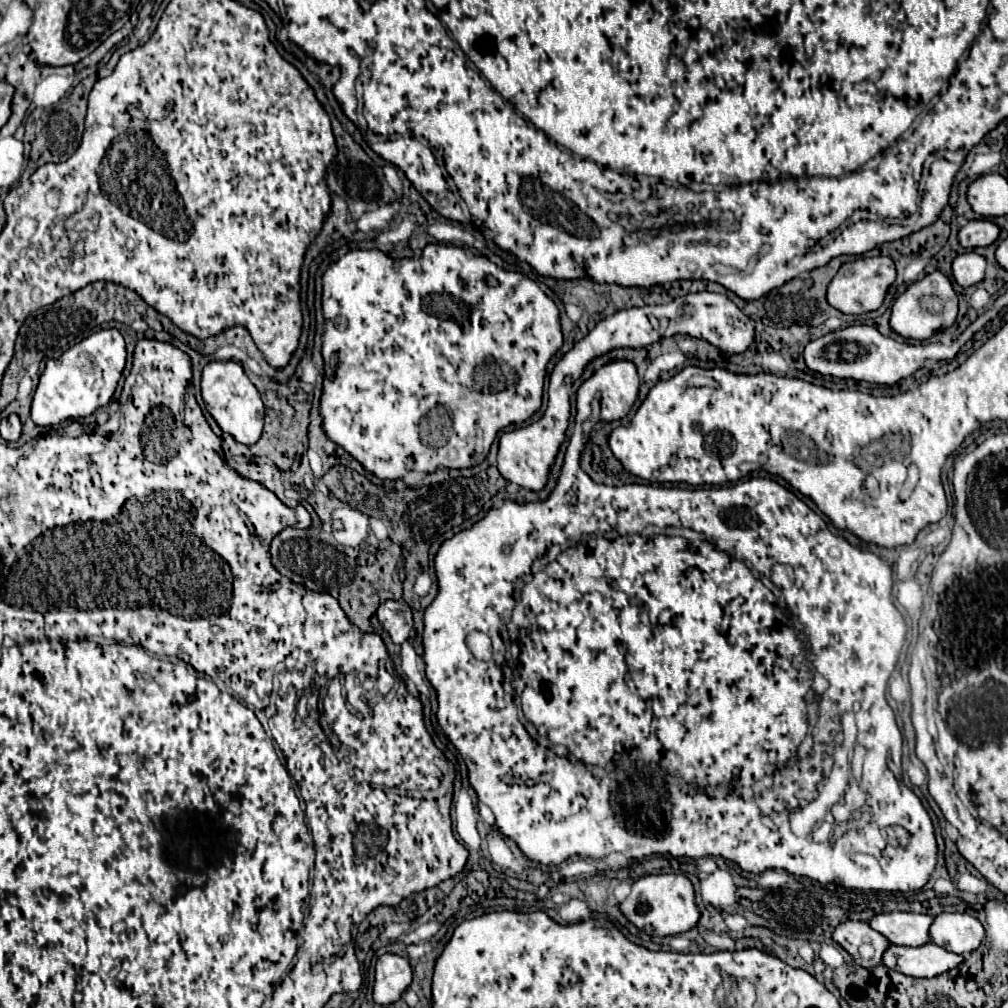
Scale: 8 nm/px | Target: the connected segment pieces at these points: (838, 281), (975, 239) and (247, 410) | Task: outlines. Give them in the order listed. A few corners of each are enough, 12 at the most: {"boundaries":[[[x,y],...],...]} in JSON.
{"boundaries":[[[888,256],[842,264],[828,302],[844,314],[882,306],[896,280]],[[970,220],[960,228],[964,248],[990,246],[1000,228],[990,220]],[[232,360],[202,370],[206,410],[240,444],[258,442],[264,404]]]}

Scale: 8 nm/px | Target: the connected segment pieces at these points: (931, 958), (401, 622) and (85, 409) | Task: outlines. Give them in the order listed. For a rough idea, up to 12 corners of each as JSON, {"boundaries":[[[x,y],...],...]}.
{"boundaries":[[[932,942],[918,948],[890,946],[882,962],[914,978],[940,976],[964,956]],[[388,600],[378,620],[394,644],[404,644],[414,628],[404,600]],[[116,328],[48,360],[34,424],[86,418],[114,396],[126,364]]]}

